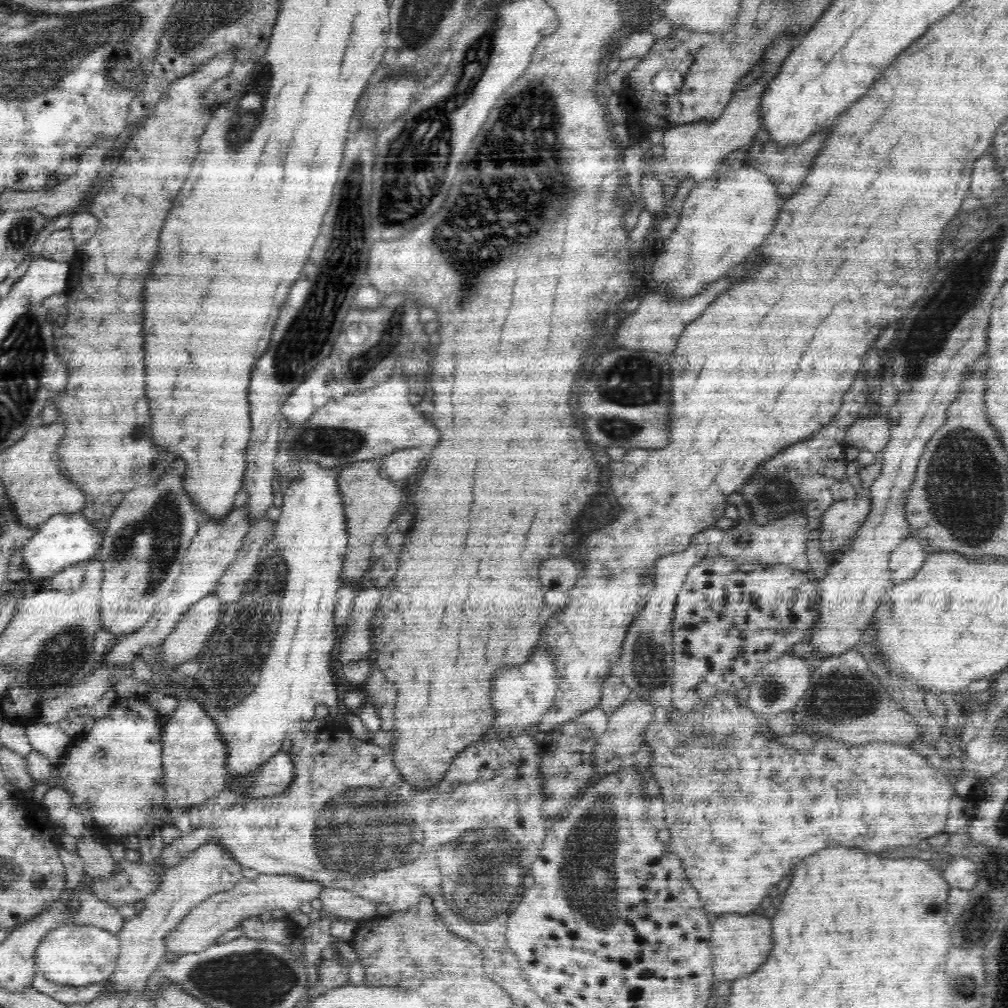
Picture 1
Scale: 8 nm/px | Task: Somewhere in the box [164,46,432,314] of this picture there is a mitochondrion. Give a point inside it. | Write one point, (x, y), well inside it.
(263, 81)

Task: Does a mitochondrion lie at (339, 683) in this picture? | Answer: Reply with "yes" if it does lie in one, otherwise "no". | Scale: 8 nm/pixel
no

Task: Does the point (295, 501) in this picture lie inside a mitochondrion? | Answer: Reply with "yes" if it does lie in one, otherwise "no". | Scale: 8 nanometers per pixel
no

